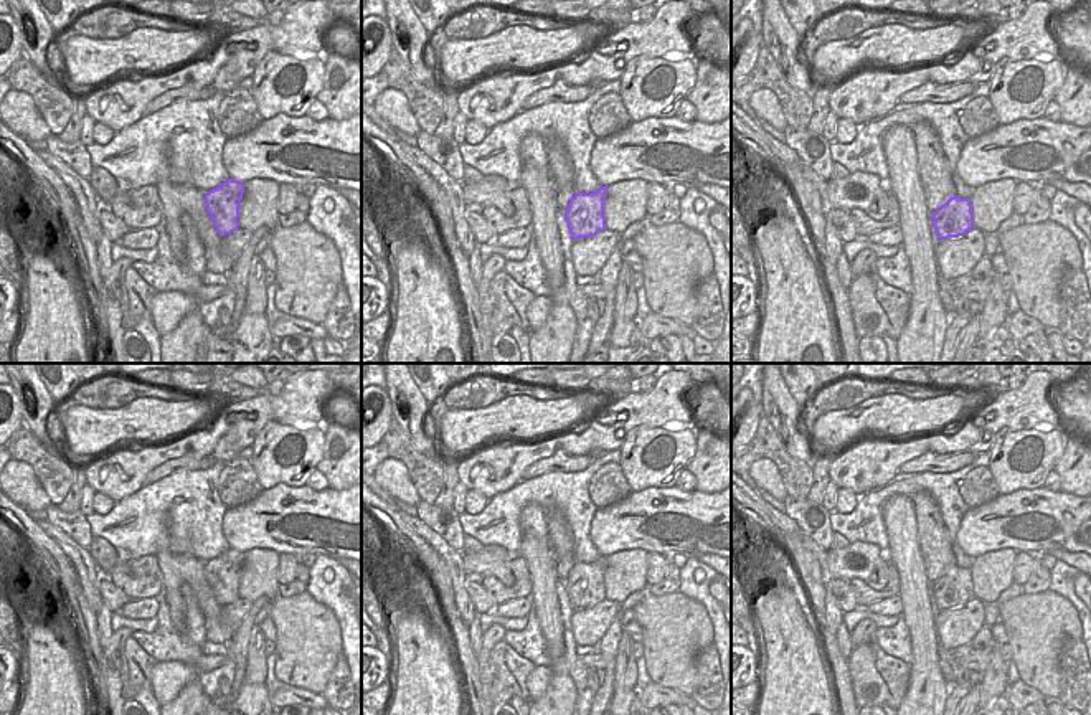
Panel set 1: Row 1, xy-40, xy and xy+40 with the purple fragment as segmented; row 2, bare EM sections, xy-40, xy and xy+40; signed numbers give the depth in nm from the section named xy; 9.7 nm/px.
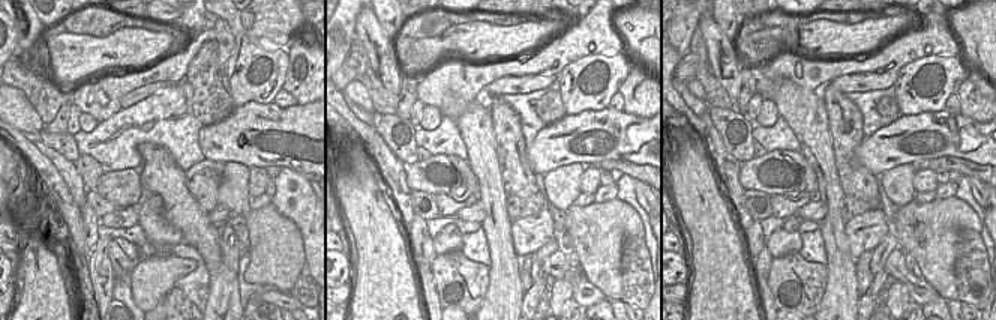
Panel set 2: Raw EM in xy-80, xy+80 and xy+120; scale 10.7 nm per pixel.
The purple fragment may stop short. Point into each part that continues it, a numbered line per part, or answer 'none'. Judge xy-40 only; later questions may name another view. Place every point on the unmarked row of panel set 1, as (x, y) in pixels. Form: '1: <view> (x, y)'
none

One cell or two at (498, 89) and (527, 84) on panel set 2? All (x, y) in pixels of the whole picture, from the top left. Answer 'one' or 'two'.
one

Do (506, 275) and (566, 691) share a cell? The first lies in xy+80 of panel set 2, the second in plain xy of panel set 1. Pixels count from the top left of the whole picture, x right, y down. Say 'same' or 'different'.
same

